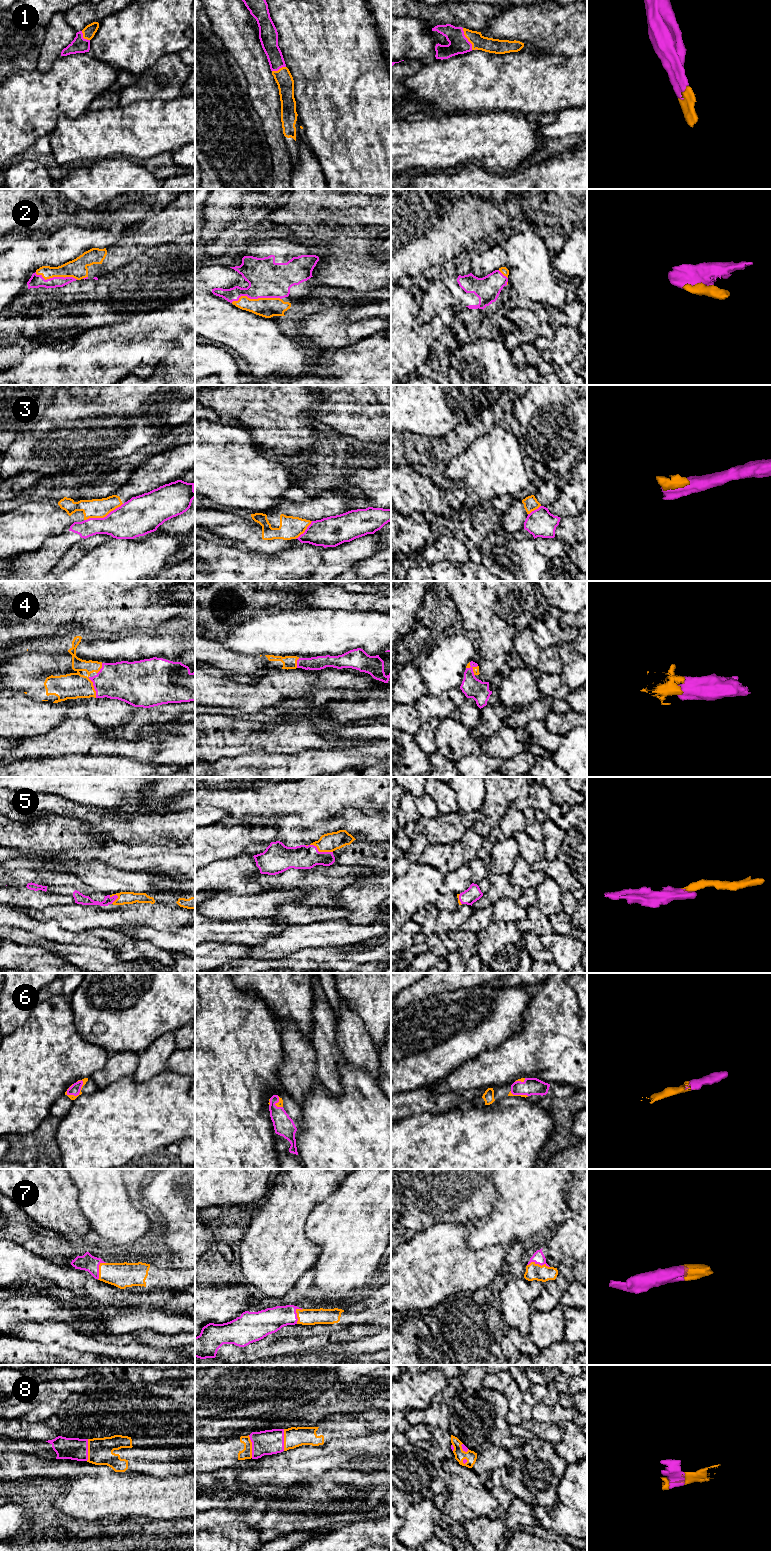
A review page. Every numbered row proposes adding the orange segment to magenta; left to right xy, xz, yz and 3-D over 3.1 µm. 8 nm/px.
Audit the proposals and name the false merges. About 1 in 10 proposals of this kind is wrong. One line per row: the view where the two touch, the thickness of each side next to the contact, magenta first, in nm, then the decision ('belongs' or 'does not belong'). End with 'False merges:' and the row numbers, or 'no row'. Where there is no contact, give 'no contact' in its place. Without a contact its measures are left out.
1: contact in yz; calibres 160 and 120 nm; belongs
2: contact in xz; calibres 300 and 160 nm; belongs
3: contact in xy; calibres 300 and 160 nm; does not belong
4: contact in xy; calibres 320 and 200 nm; belongs
5: contact in xz; calibres 190 and 150 nm; belongs
6: contact in xy; calibres 80 and 50 nm; belongs
7: contact in yz; calibres 100 and 130 nm; belongs
8: contact in xz; calibres 200 and 90 nm; belongs
False merges: 3

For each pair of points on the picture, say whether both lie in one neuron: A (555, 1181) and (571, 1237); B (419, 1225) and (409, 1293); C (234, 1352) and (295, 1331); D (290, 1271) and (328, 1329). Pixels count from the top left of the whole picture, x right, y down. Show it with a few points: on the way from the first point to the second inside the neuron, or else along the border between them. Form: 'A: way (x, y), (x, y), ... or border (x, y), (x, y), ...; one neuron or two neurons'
A: border (567, 1185), (566, 1206), (553, 1215), (548, 1226); two neurons
B: border (440, 1222), (436, 1222), (426, 1229), (415, 1233); two neurons
C: way (249, 1352), (260, 1350), (271, 1339), (280, 1334); one neuron
D: border (313, 1263), (281, 1297); two neurons

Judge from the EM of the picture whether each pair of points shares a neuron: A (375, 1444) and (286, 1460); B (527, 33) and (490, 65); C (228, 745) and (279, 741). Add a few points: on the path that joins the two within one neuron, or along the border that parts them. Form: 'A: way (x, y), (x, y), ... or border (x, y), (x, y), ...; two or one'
A: way (353, 1443), (336, 1444), (319, 1451), (308, 1451); one
B: border (525, 49), (535, 51); two
C: way (241, 745), (255, 741), (266, 741); one

